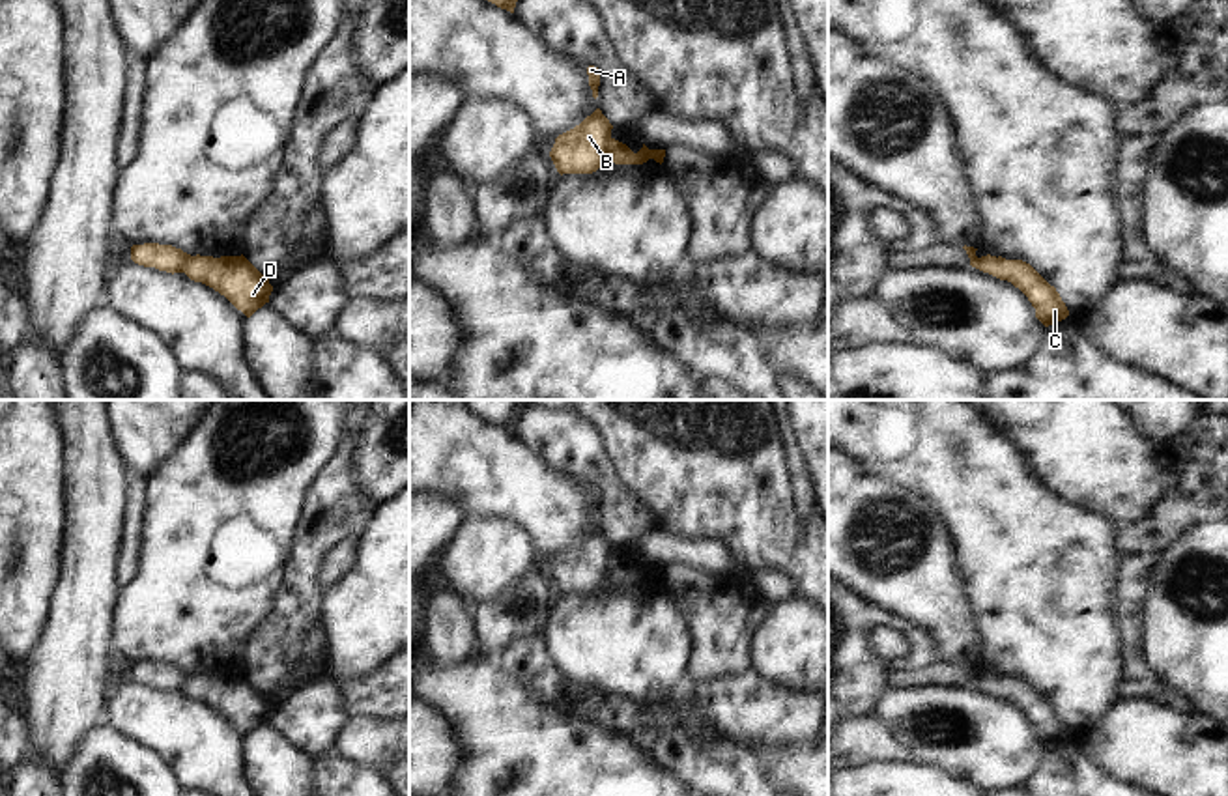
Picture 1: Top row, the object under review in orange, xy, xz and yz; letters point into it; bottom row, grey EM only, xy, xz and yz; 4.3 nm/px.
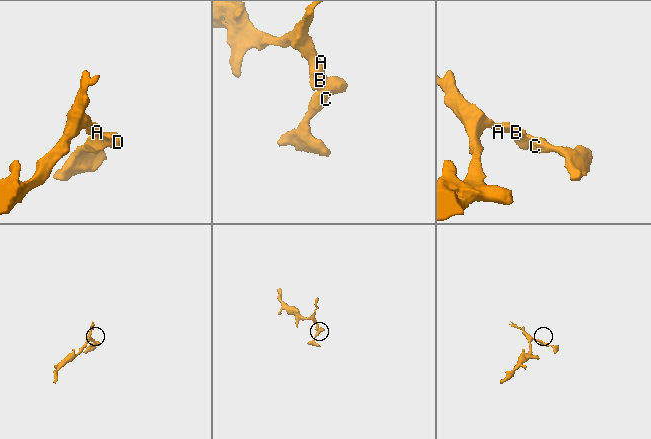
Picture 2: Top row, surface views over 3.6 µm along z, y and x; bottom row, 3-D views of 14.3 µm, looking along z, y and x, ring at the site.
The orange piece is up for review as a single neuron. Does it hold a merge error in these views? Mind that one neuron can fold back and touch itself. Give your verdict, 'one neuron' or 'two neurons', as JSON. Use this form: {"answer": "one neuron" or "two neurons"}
{"answer": "two neurons"}

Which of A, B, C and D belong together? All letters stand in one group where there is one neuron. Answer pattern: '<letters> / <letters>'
A B / C D

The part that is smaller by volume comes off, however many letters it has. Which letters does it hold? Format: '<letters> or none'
C, D

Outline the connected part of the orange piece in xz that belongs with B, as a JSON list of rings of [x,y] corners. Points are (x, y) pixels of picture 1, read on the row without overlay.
[[[596,527],[579,544],[559,553],[550,570],[557,590],[561,594],[596,590],[609,577],[611,547],[609,538]]]

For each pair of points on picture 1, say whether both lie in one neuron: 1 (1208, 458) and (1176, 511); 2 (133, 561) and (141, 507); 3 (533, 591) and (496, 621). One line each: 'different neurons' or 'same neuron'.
1: same neuron
2: same neuron
3: same neuron

